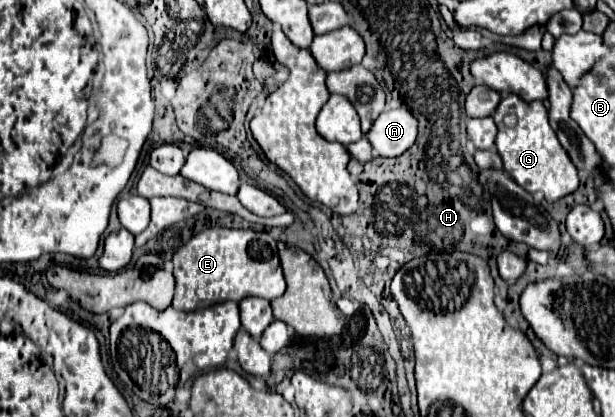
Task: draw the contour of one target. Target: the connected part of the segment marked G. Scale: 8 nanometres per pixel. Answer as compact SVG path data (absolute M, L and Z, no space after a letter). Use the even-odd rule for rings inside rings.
M507 95L501 99L499 107L495 109L495 125L499 129L497 133L497 151L503 159L503 169L515 179L521 187L525 187L529 193L543 191L543 197L553 203L569 193L573 193L579 187L579 175L575 165L571 163L567 151L561 147L555 131L549 125L547 119L547 109L541 101L523 101L519 95ZM505 115L515 115L517 125L515 127L505 127L503 117Z

